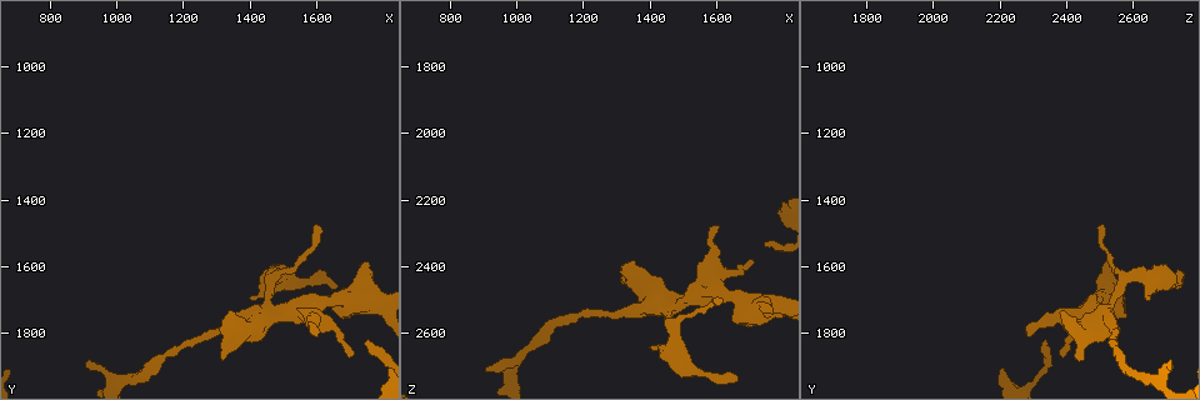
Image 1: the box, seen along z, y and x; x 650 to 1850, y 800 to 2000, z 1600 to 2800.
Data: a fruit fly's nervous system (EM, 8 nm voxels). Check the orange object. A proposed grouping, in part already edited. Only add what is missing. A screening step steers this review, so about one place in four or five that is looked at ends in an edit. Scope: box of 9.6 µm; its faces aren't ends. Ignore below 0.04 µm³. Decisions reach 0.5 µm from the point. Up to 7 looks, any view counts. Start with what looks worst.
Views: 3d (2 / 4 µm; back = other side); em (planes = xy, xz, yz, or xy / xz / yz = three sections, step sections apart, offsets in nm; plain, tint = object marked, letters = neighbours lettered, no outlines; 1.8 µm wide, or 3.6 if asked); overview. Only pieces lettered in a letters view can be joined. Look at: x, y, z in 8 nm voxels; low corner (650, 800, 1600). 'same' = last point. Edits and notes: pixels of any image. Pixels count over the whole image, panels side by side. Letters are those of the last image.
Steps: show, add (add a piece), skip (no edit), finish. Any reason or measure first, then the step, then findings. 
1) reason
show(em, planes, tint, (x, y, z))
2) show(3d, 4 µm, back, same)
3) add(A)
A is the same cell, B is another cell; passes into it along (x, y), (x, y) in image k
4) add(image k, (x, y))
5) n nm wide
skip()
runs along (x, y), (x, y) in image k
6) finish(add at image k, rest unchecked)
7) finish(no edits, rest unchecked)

a narrow waist
show(em, planes, tint, (1580, 1720, 2480))

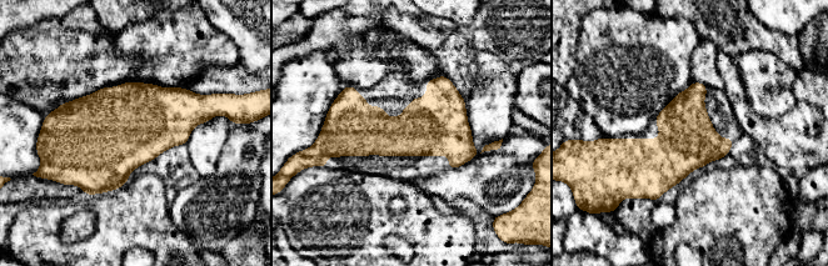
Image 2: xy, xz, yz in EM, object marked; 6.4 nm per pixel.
show(em, planes, letters, same)

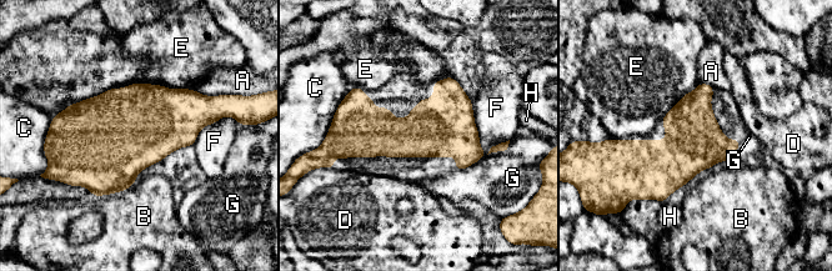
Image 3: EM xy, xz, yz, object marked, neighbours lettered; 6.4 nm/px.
A touches over 600 nm
skip()
A, B, C, D, E, F, G and H are other cells; none of them fits

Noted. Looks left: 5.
free end
show(em, yz, step 16, letters, (1410, 1690, 2650))

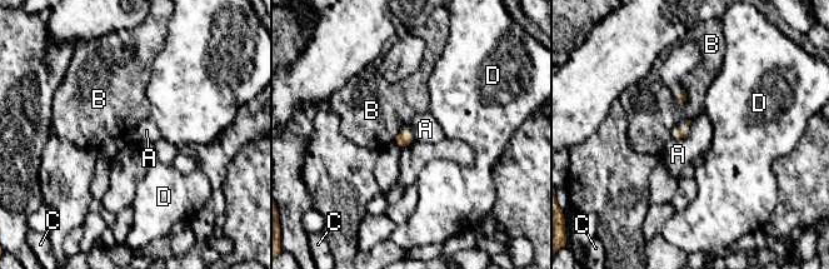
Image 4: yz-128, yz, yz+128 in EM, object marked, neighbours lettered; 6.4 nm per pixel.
show(em, planes, letters, same)

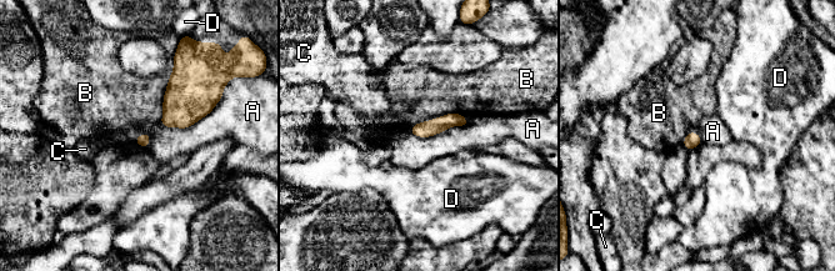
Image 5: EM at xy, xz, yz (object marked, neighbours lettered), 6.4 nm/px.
skip()
A, B, C and D are other cells; no lettered piece goes on from it

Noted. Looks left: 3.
branch stops here
show(em, planes, letters, (1660, 1670, 2750))

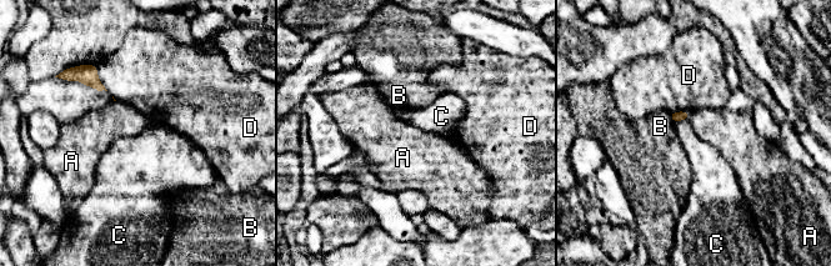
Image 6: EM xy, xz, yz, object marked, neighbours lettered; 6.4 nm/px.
skip()
A, B, C and D are other cells; border along (690, 113), (687, 119) in image 6; none of them fits

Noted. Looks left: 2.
finish(no edits, rest unchecked)

